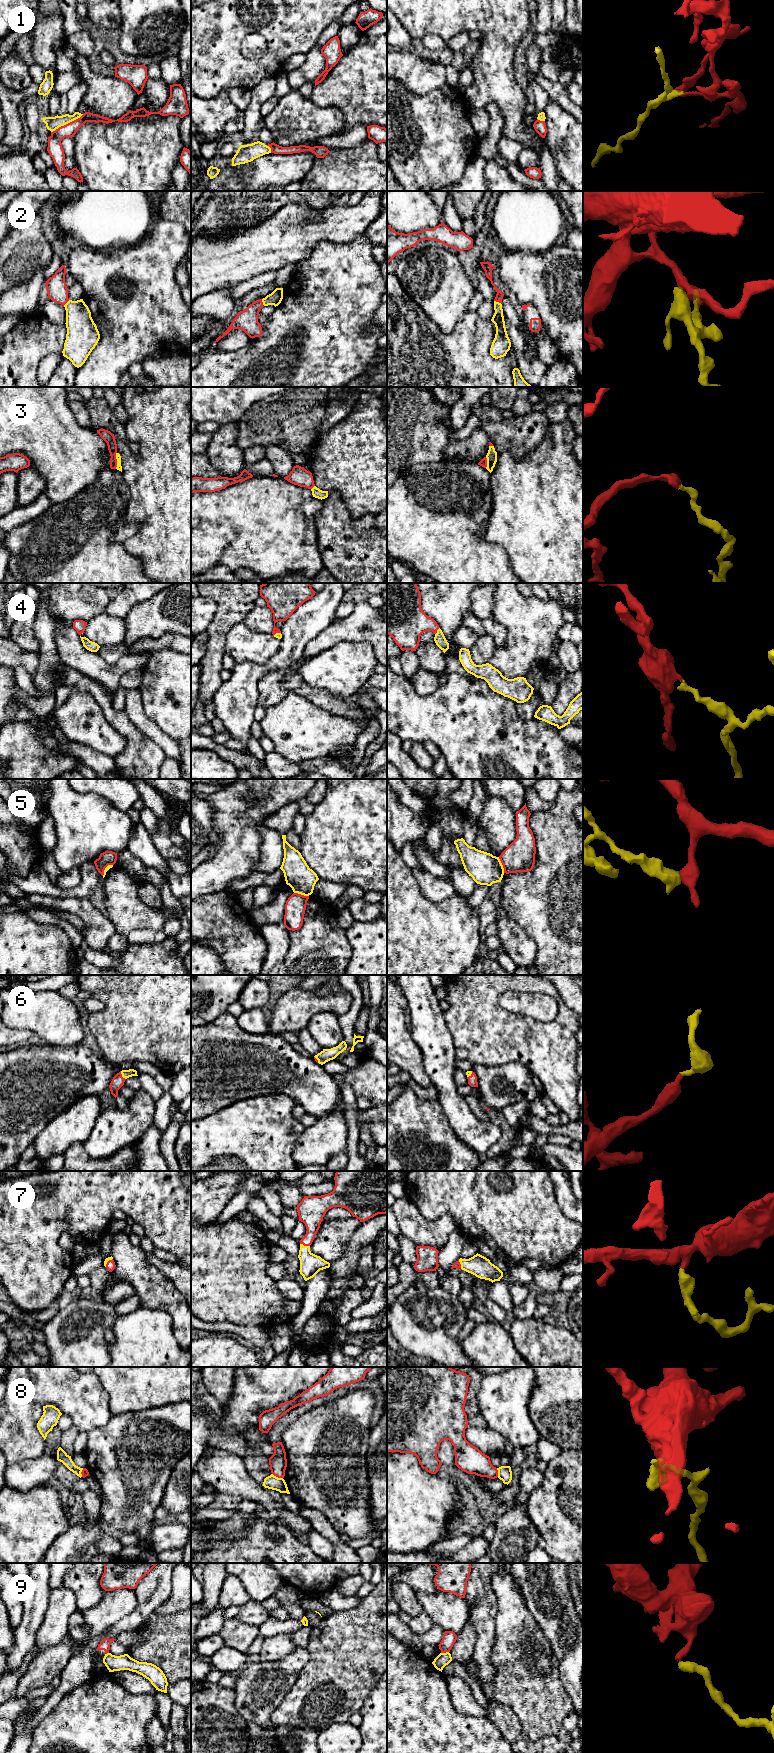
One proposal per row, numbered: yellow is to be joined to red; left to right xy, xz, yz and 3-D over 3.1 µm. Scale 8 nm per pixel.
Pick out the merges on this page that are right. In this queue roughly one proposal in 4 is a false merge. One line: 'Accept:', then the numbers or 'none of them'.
Accept: 2, 3, 4, 6, 7

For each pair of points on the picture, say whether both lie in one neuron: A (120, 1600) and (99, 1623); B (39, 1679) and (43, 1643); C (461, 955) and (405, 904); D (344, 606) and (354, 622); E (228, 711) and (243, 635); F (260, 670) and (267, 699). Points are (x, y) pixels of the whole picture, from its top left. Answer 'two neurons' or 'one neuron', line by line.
A: one neuron
B: two neurons
C: one neuron
D: two neurons
E: two neurons
F: two neurons

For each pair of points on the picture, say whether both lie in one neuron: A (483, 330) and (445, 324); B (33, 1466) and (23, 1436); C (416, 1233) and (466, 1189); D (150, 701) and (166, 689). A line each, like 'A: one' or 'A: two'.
A: two
B: two
C: two
D: one

